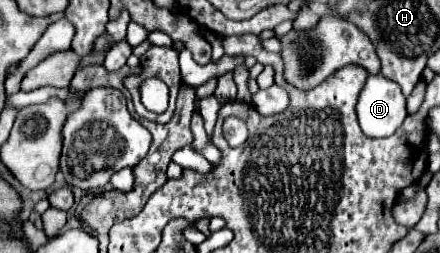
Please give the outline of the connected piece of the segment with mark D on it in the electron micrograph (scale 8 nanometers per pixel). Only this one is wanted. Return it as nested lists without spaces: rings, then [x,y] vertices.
[[[368,75],[356,103],[356,115],[368,137],[390,137],[406,119],[406,97],[398,83],[384,75]]]

